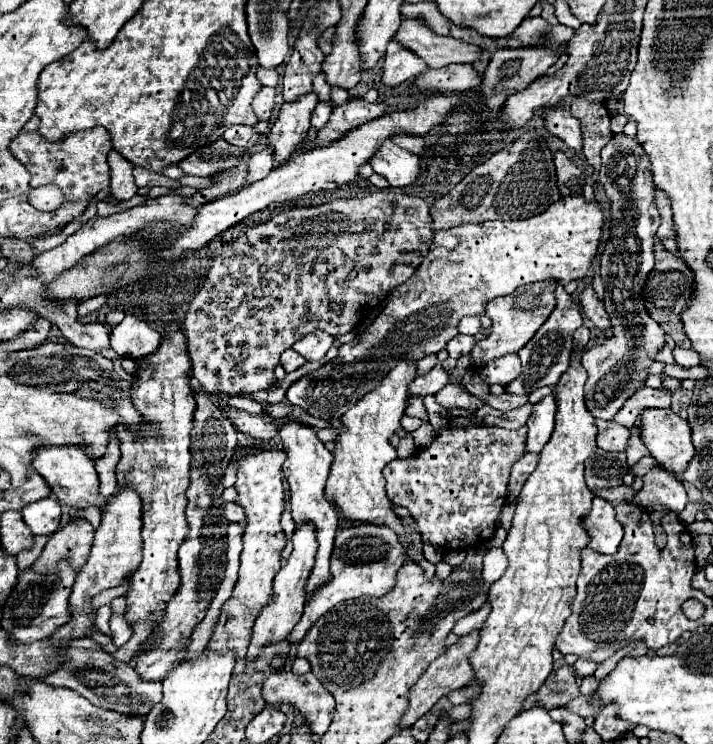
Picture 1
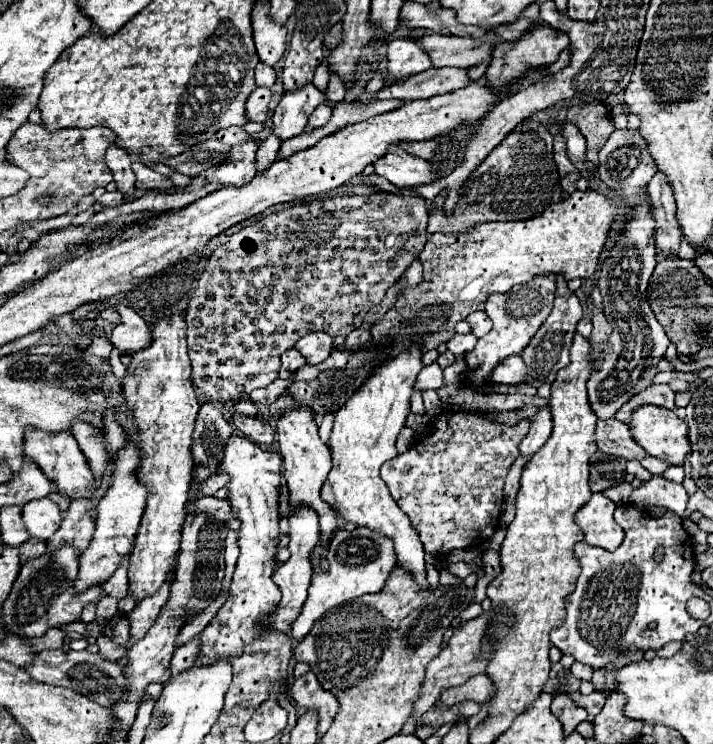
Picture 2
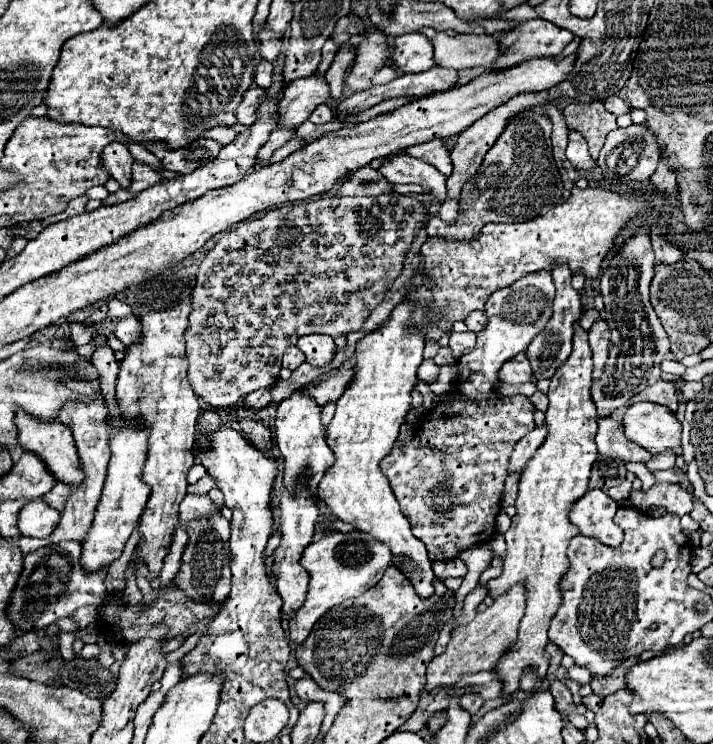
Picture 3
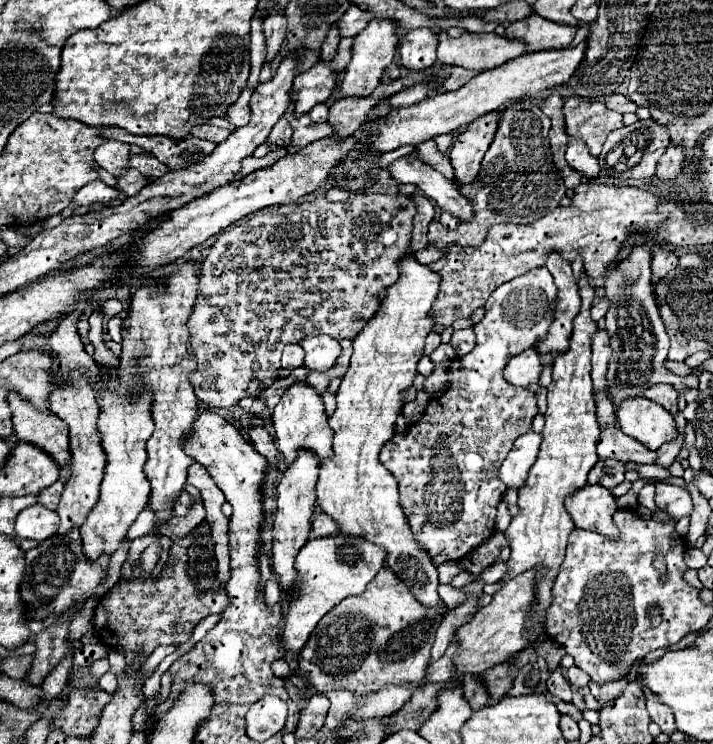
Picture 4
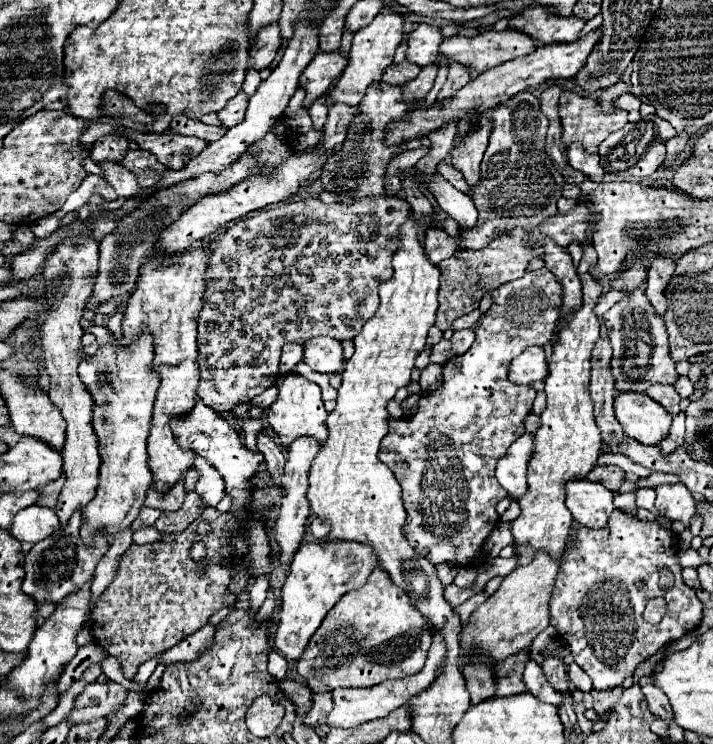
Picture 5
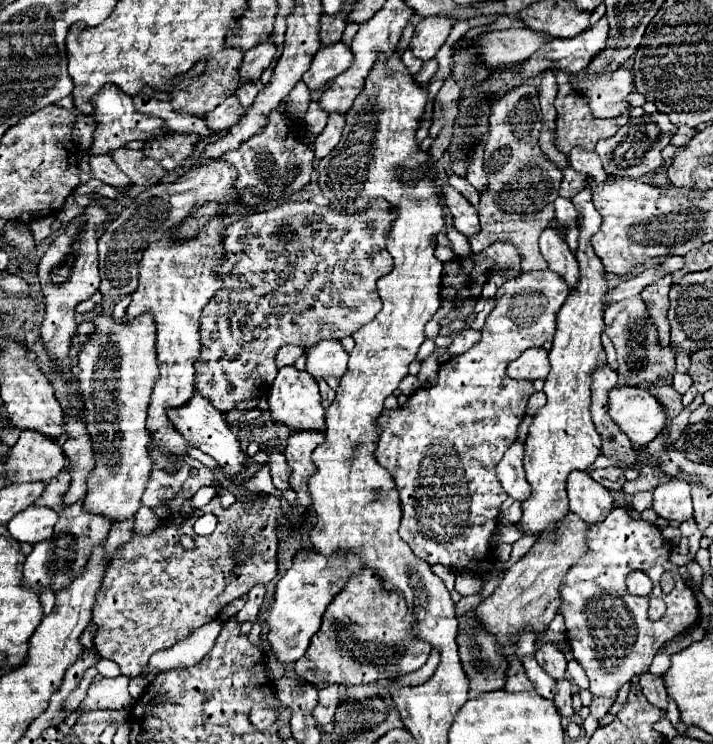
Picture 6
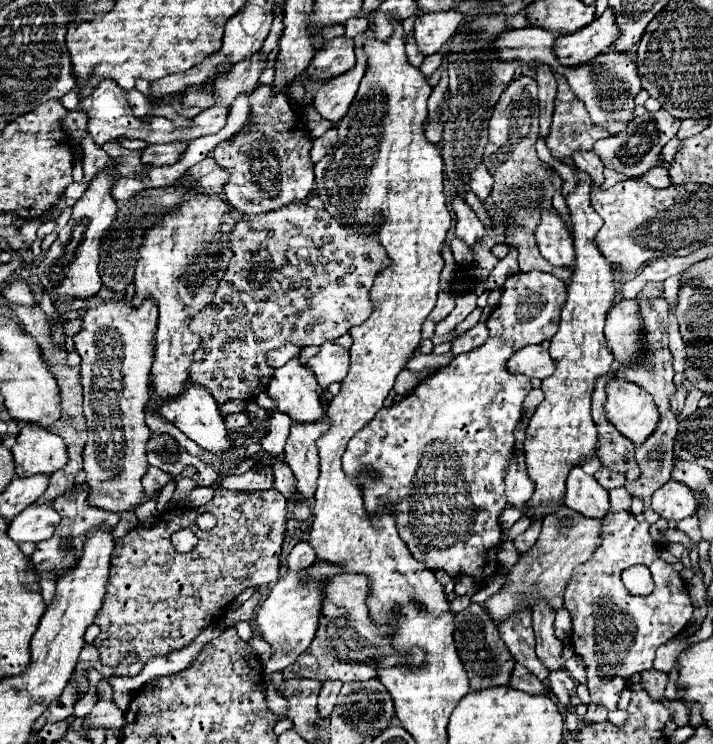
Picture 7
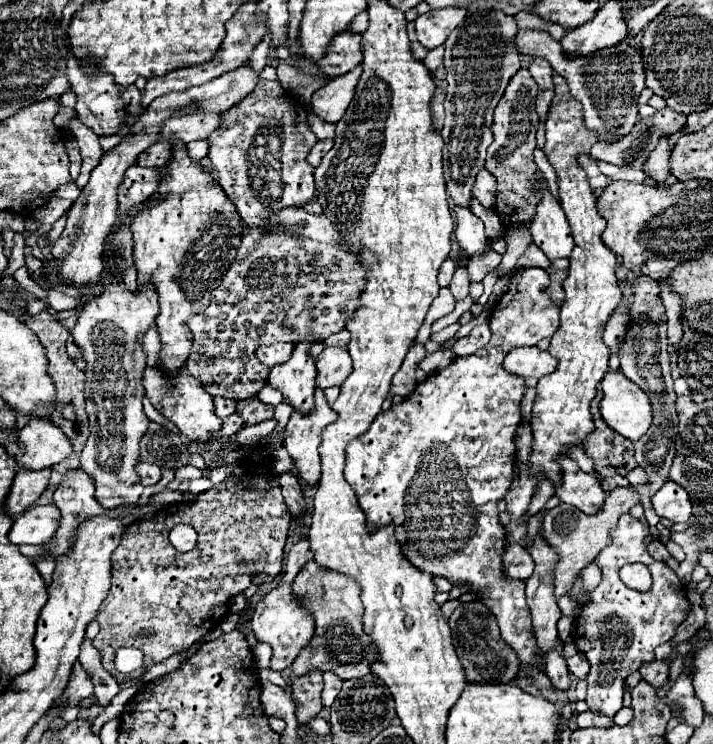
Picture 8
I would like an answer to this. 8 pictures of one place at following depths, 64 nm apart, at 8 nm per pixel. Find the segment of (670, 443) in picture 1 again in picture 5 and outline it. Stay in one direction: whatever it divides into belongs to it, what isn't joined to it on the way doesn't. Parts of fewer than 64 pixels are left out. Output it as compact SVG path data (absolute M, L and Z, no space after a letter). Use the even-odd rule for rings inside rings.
M620 392L614 398L614 414L616 414L616 420L622 424L626 436L648 446L654 446L664 436L668 436L668 430L672 424L672 416L656 400L650 400L646 392Z

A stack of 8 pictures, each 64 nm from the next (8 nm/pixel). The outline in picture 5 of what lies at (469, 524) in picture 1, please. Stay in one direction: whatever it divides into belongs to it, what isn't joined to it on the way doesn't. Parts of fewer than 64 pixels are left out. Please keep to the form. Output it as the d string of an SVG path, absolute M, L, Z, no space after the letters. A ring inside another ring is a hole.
M546 268L526 272L522 278L498 286L492 292L490 310L476 328L476 342L470 346L470 352L454 356L442 366L442 386L420 396L416 414L388 420L388 434L382 438L378 458L392 470L404 490L404 508L408 512L404 524L406 540L432 564L482 564L484 542L498 524L496 504L508 496L508 492L498 484L494 468L510 444L524 434L524 418L530 414L536 396L532 386L508 380L508 366L528 346L544 346L554 338L560 306L562 286Z

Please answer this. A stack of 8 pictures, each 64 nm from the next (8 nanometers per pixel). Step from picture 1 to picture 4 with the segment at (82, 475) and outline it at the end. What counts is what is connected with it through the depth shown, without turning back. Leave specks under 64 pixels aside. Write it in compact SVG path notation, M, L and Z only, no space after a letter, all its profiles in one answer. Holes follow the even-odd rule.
M10 392L10 410L14 434L18 440L36 444L50 452L50 456L64 468L68 462L68 428L66 422L54 416L54 412L38 412L28 400L22 400L16 392Z

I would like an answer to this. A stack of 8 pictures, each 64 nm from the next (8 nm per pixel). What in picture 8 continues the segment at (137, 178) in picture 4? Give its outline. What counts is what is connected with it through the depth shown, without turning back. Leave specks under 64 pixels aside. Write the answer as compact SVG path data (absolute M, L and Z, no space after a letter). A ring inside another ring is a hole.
M70 118L70 124L68 124L70 132L74 134L78 146L80 146L80 154L82 154L82 170L80 170L80 176L74 180L76 186L82 190L90 178L90 172L96 168L96 164L100 162L100 156L102 156L102 148L98 144L98 136L94 136L94 132L90 132L90 128L86 128L78 118Z

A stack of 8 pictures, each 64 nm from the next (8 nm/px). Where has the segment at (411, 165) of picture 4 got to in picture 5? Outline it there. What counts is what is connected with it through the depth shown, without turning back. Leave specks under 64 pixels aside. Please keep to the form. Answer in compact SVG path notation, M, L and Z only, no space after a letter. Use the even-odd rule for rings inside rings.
M434 174L432 178L426 180L426 186L428 190L434 194L434 198L438 200L440 208L444 212L450 214L450 218L454 218L458 222L458 226L462 230L470 230L474 228L476 220L478 220L478 210L474 206L474 202L458 192L448 180L444 180L440 174Z

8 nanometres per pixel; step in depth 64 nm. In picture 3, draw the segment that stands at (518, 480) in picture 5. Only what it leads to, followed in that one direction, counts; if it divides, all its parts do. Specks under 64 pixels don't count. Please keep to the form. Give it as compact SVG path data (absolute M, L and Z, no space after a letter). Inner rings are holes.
M546 426L534 428L530 434L526 434L522 440L518 440L518 444L514 446L514 452L510 456L510 462L508 462L508 474L510 476L522 474L522 468L528 464L530 456L534 456L534 452L540 448L544 438L546 438Z

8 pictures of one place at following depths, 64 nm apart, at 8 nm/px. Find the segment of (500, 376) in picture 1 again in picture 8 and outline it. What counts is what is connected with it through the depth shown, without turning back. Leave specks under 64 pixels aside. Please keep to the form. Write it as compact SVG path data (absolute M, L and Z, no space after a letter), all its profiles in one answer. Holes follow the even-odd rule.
M524 346L524 348L514 348L510 350L510 354L504 360L504 368L510 374L522 376L522 378L542 378L550 372L554 372L556 368L556 360L554 356L550 356L548 352L538 350L536 346Z

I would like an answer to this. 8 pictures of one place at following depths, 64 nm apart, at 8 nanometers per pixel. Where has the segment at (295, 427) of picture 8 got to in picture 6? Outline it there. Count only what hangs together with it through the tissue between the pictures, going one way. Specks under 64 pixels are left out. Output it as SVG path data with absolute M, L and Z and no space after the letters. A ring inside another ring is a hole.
M292 432L288 438L284 456L292 470L290 486L298 496L298 502L288 510L288 518L292 524L300 524L302 512L310 508L308 482L310 482L310 476L314 474L312 452L318 444L322 444L322 440L324 440L324 432Z

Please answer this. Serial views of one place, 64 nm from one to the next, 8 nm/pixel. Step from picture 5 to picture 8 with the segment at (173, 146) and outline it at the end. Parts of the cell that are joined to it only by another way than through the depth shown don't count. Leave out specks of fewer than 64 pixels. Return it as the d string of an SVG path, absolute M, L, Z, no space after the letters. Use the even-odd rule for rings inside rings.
M156 142L156 144L152 144L150 148L146 148L140 156L138 156L138 160L136 160L136 164L138 166L162 166L162 164L166 164L166 160L170 160L170 144L168 142Z

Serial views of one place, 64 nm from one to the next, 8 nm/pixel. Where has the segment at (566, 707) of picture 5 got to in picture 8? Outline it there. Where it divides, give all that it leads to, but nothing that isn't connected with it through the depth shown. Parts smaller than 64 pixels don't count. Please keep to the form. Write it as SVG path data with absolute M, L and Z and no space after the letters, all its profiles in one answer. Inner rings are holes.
M558 642L558 644L544 656L546 674L548 674L548 678L554 682L554 686L556 686L558 690L566 690L566 688L570 686L568 666L566 666L566 658L562 656L562 648L564 648L564 644Z

